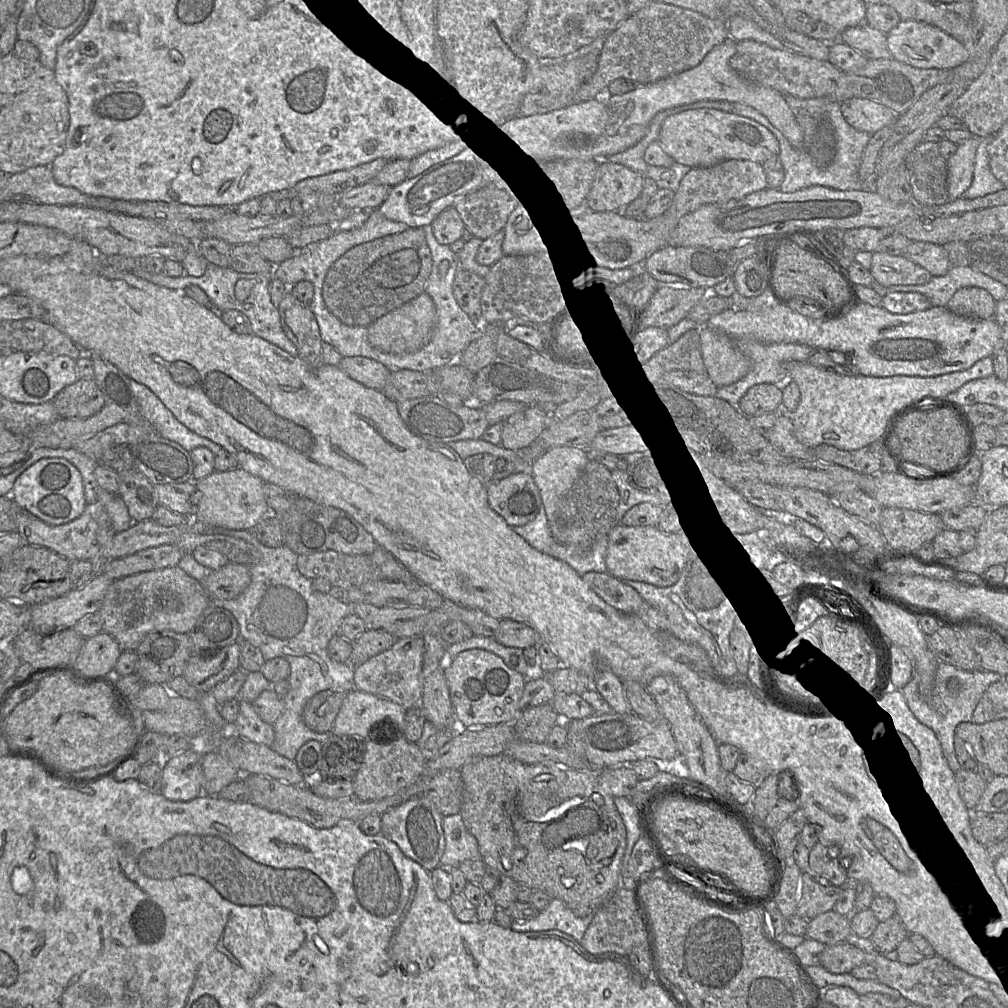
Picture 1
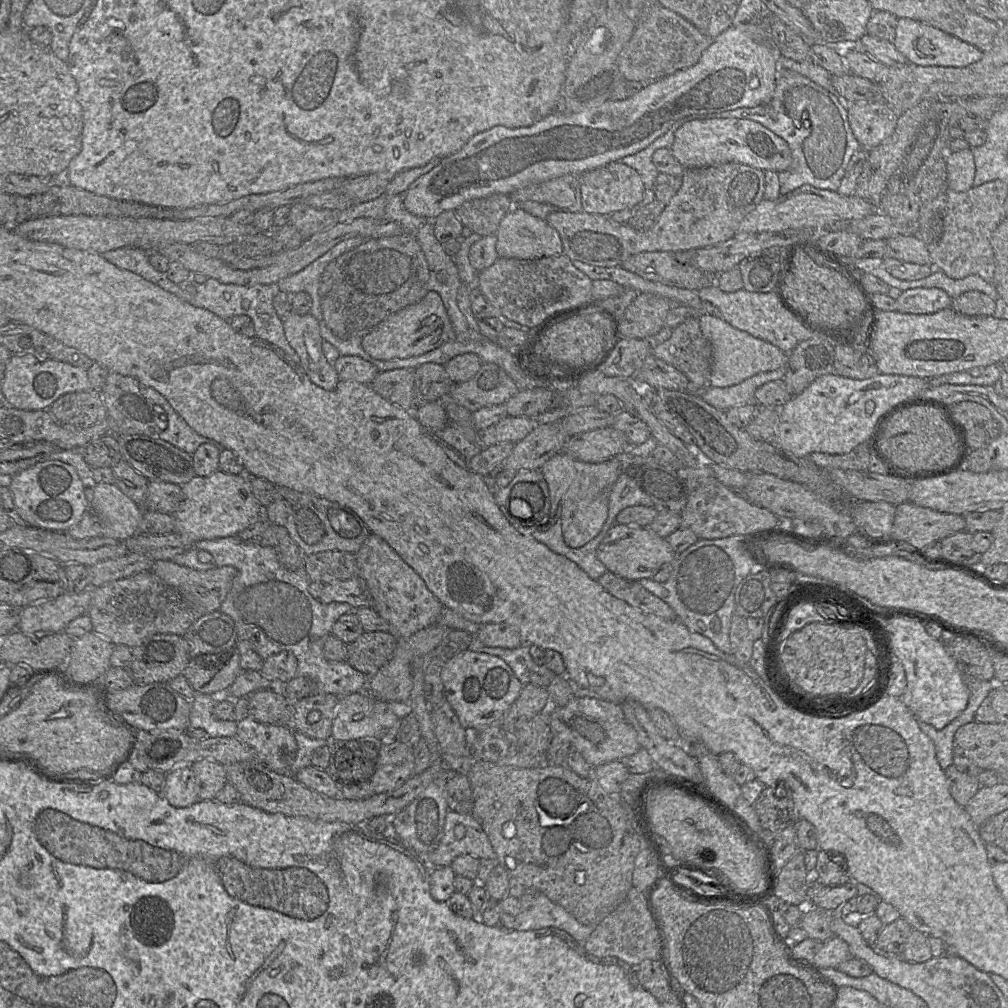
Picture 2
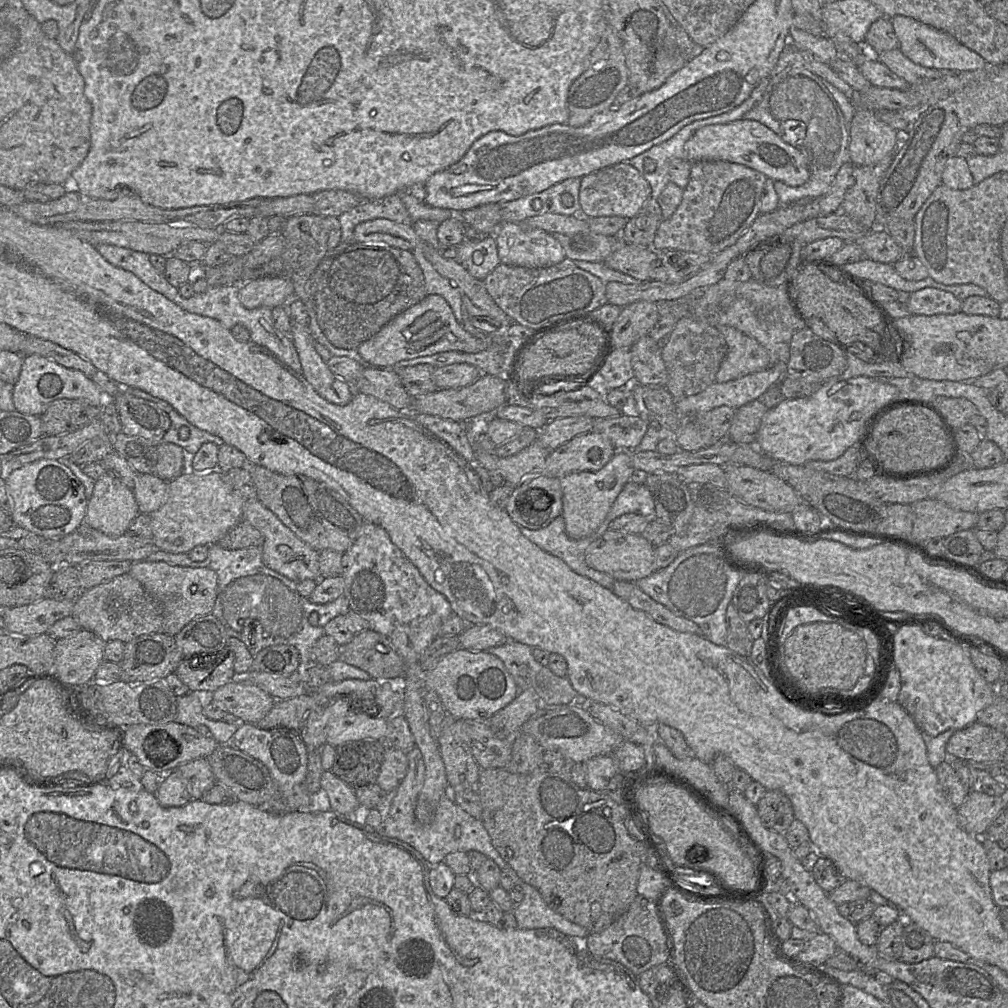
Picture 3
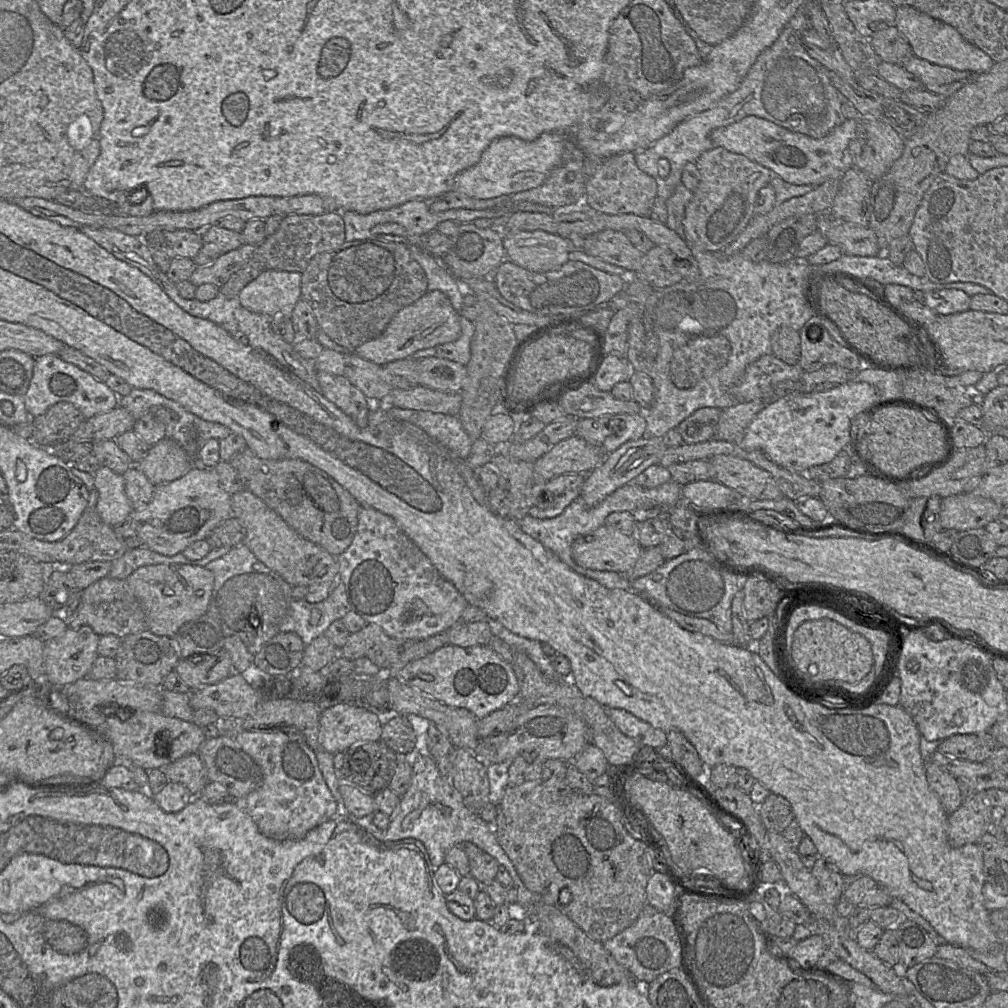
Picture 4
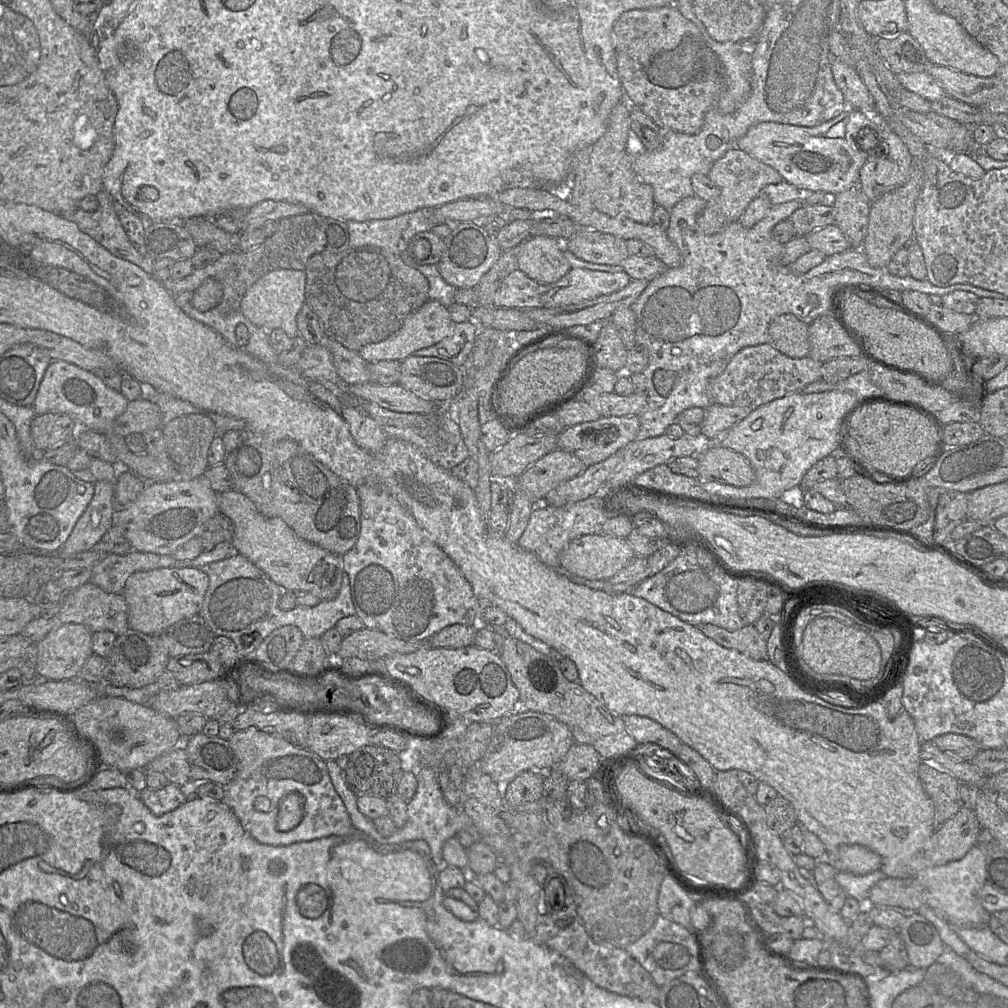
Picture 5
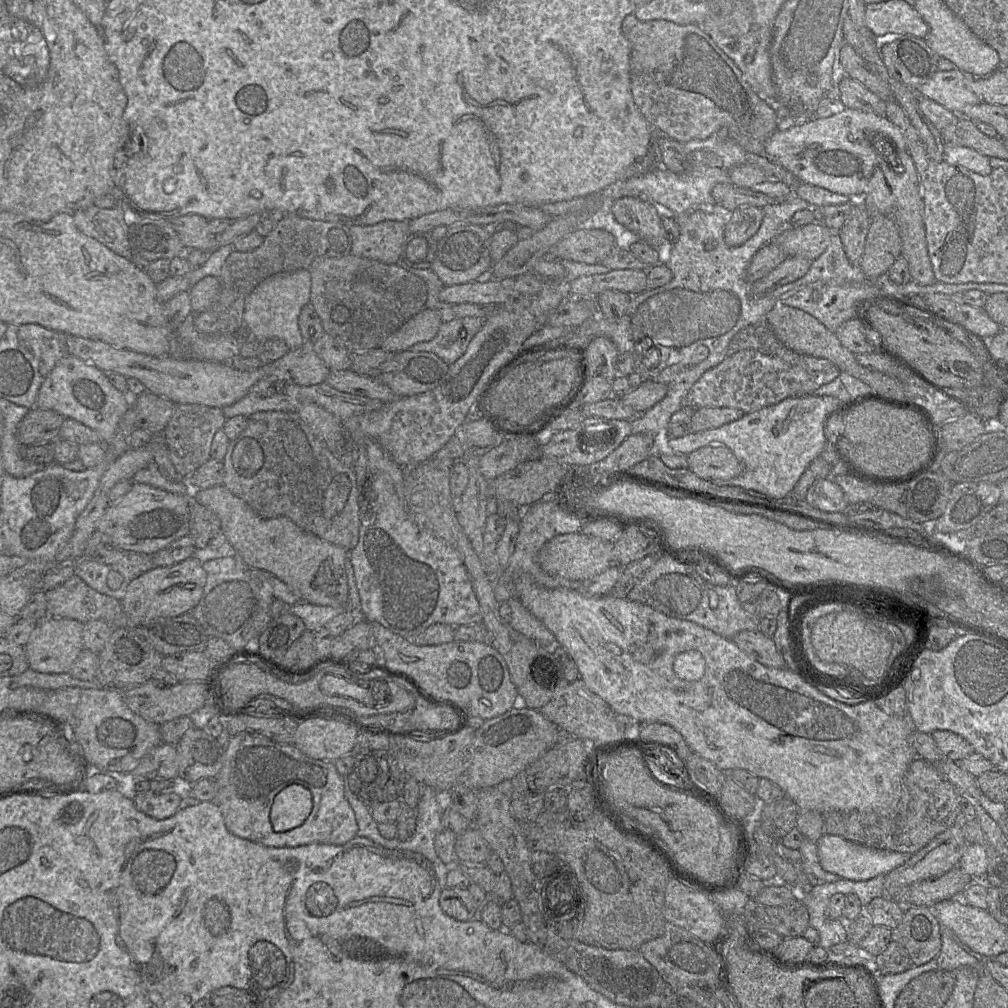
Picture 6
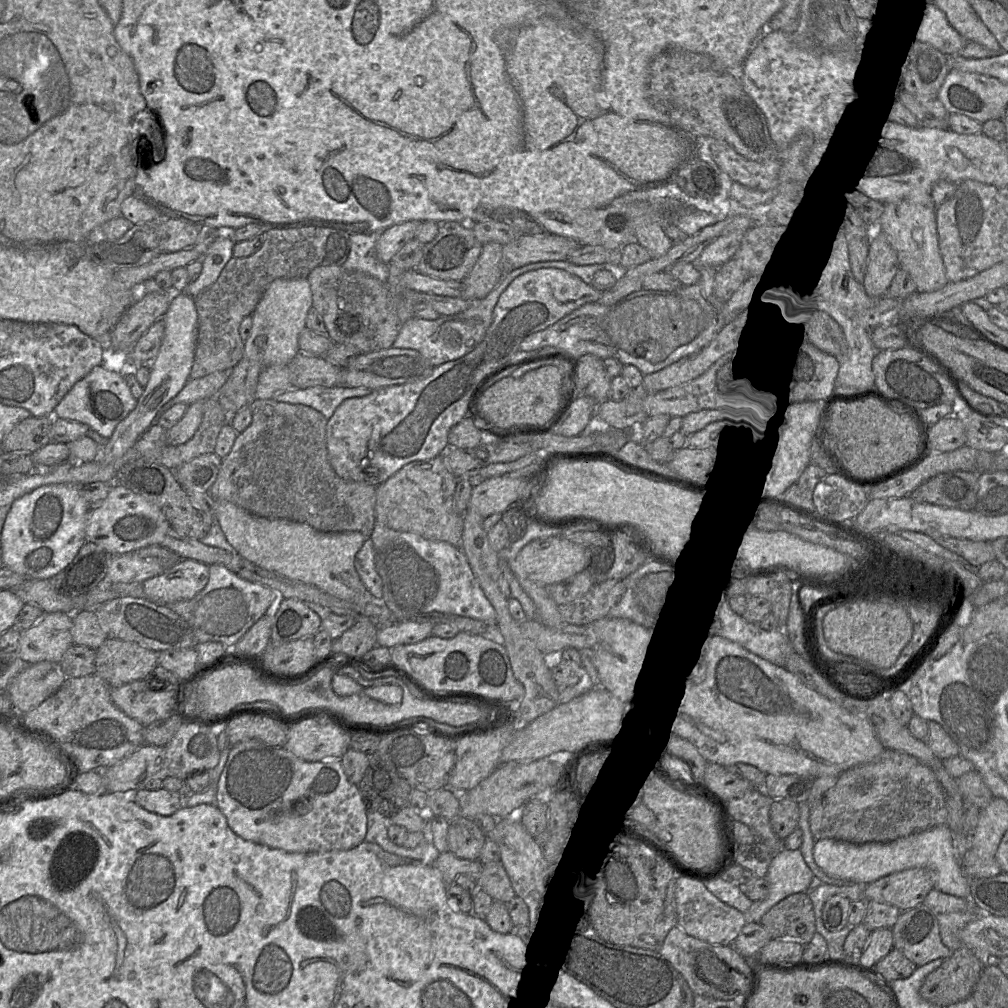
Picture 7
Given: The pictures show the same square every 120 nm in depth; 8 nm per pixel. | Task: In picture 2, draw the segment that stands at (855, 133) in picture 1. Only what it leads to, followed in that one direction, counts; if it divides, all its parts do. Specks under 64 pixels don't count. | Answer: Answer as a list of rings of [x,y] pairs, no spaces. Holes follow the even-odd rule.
[[[779,68],[775,91],[768,103],[752,108],[743,107],[686,116],[676,121],[668,132],[656,138],[649,146],[635,154],[625,156],[619,161],[635,169],[641,176],[645,188],[652,189],[659,174],[652,161],[653,153],[659,148],[670,148],[674,142],[675,131],[685,122],[709,118],[753,120],[787,142],[792,155],[792,163],[788,170],[778,173],[780,195],[782,196],[803,185],[836,191],[852,155],[861,147],[850,128],[847,108],[843,101],[806,76],[792,70]]]

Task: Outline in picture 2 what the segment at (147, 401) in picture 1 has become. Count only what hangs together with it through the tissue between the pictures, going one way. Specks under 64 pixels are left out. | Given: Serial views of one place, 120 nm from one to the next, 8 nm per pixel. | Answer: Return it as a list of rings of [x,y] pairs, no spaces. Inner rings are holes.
[[[140,385],[140,392],[155,405],[163,409],[167,417],[167,427],[158,437],[173,446],[193,455],[201,444],[211,444],[219,450],[225,449],[218,442],[203,437],[194,431],[170,406],[168,401],[155,389]]]

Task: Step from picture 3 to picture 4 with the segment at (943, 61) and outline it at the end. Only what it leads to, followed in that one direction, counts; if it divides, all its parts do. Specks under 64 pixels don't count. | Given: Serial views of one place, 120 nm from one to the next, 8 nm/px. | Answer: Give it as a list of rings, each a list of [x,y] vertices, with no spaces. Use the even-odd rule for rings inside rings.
[[[896,7],[895,27],[908,41],[913,55],[932,64],[979,74],[991,69],[995,63],[985,52],[965,40],[954,27],[914,7]]]

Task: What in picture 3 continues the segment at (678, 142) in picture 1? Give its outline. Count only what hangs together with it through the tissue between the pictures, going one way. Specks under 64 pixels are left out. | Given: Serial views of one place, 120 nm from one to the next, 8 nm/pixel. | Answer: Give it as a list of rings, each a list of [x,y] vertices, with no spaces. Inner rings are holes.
[[[743,119],[701,127],[687,142],[686,151],[690,162],[723,160],[738,163],[789,186],[804,184],[810,175],[806,158],[801,151],[756,120]]]

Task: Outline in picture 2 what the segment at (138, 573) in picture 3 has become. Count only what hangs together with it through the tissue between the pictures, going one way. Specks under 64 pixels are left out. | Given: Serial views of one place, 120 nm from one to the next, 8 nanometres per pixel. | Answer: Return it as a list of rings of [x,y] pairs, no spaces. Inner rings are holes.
[[[155,560],[150,571],[175,588],[198,615],[219,610],[237,574],[232,566],[198,571],[171,560]]]

